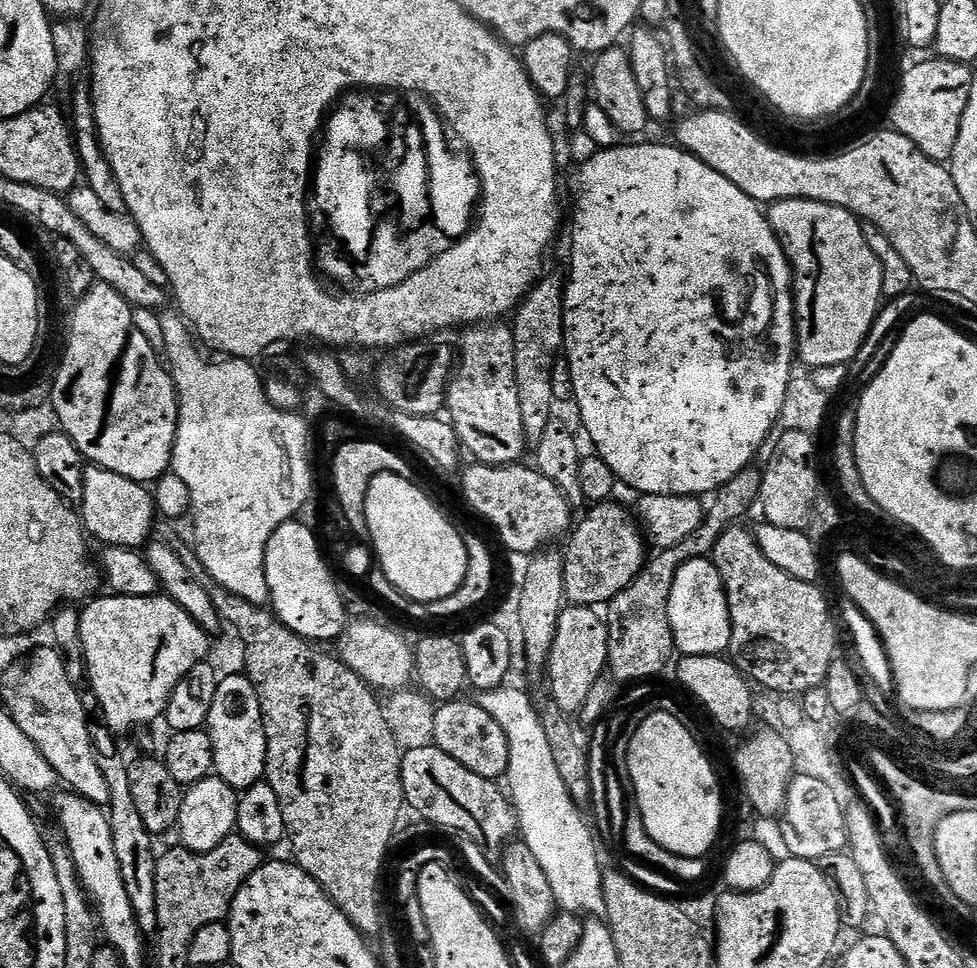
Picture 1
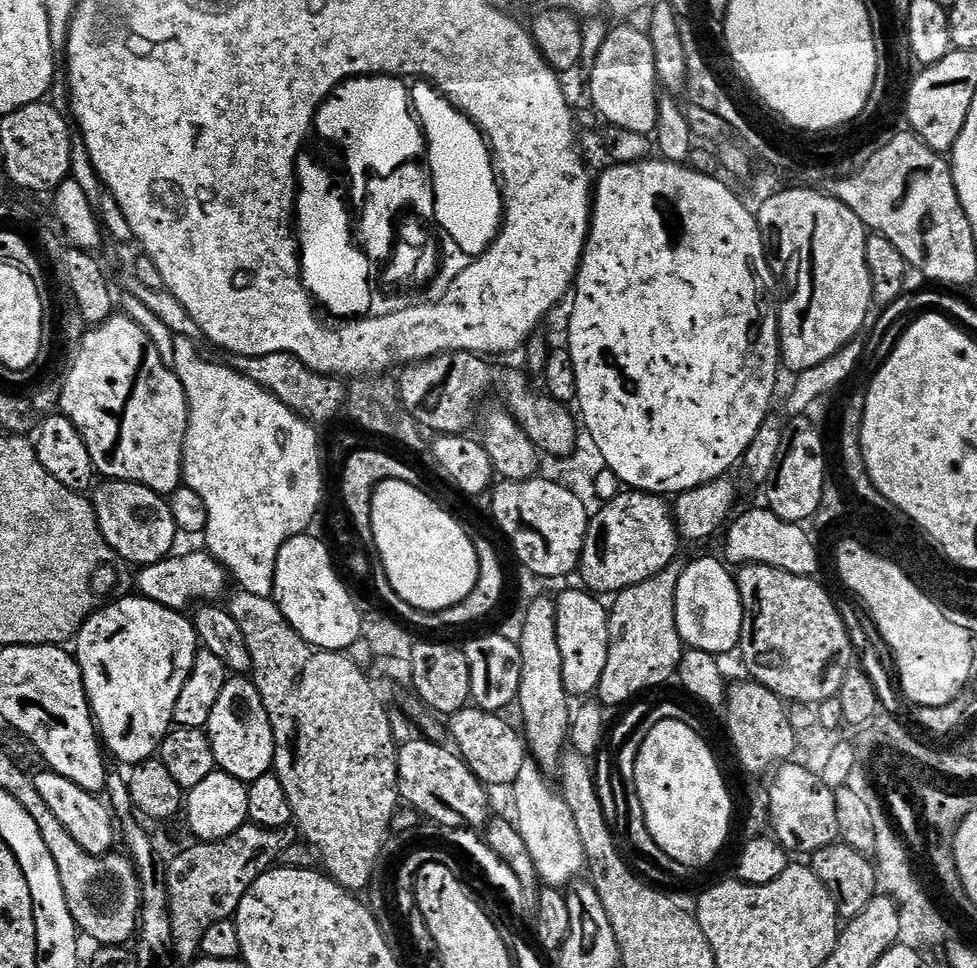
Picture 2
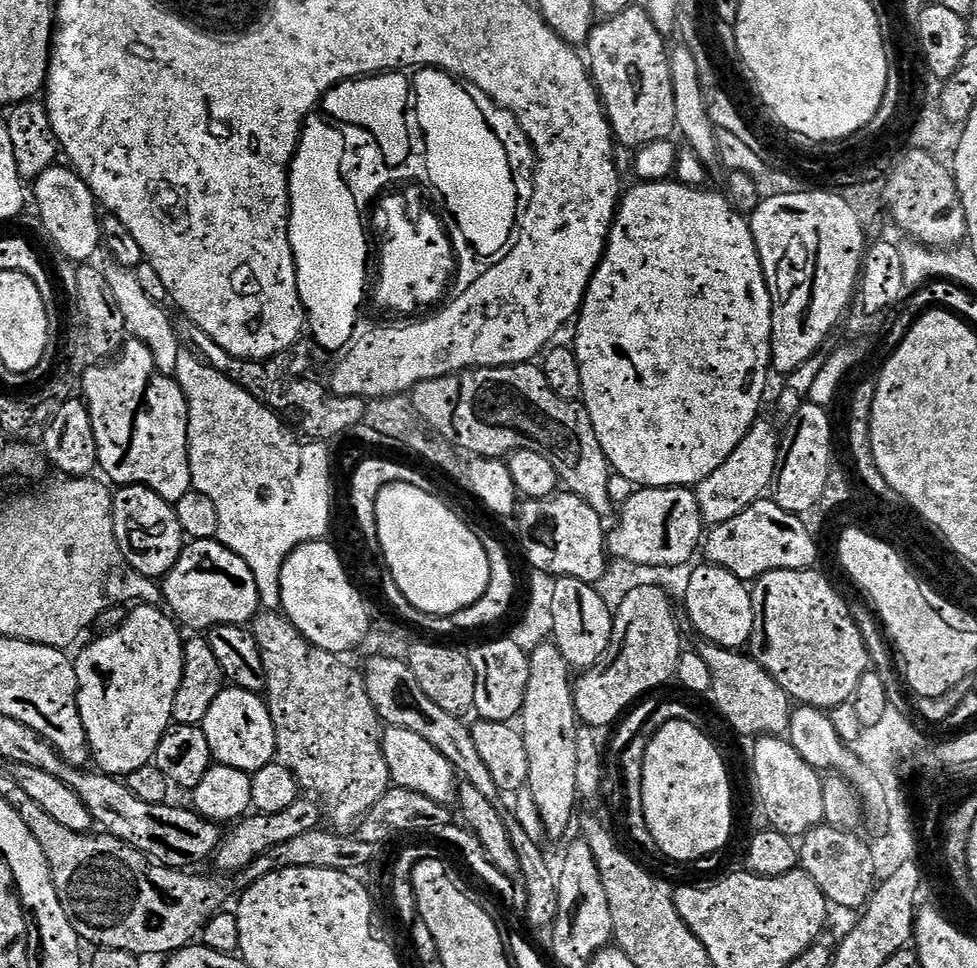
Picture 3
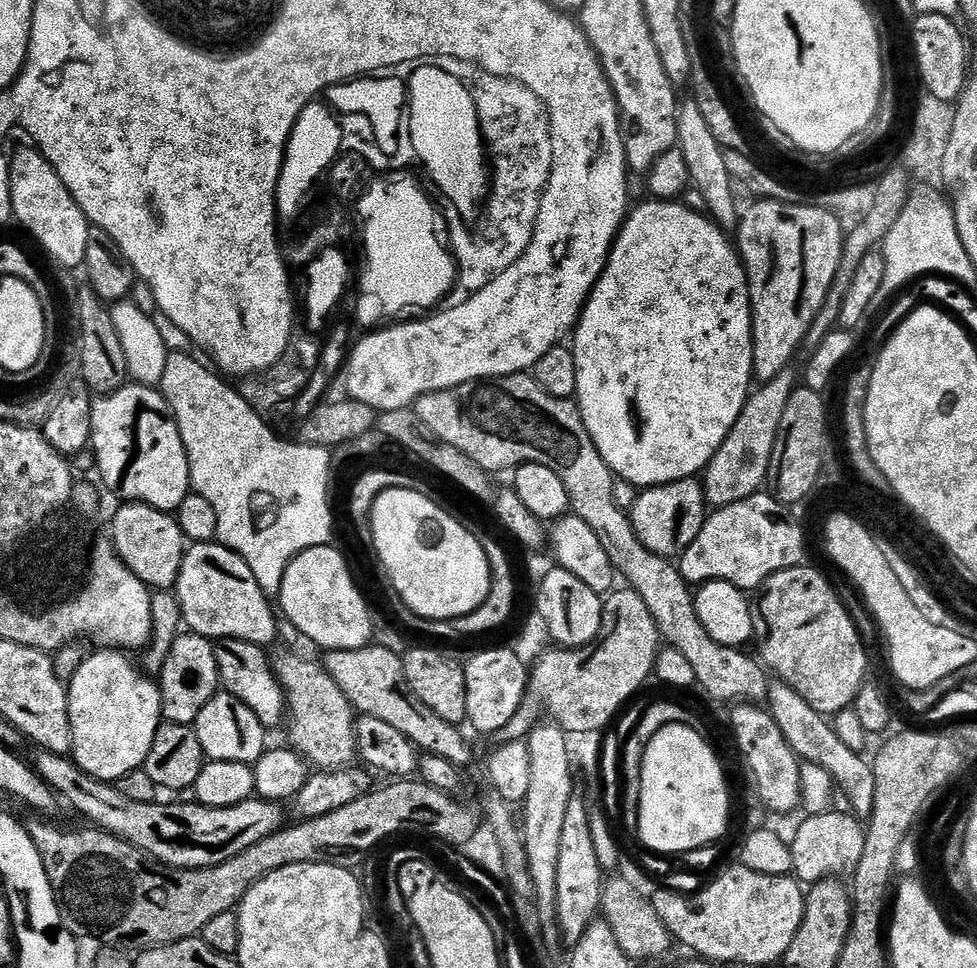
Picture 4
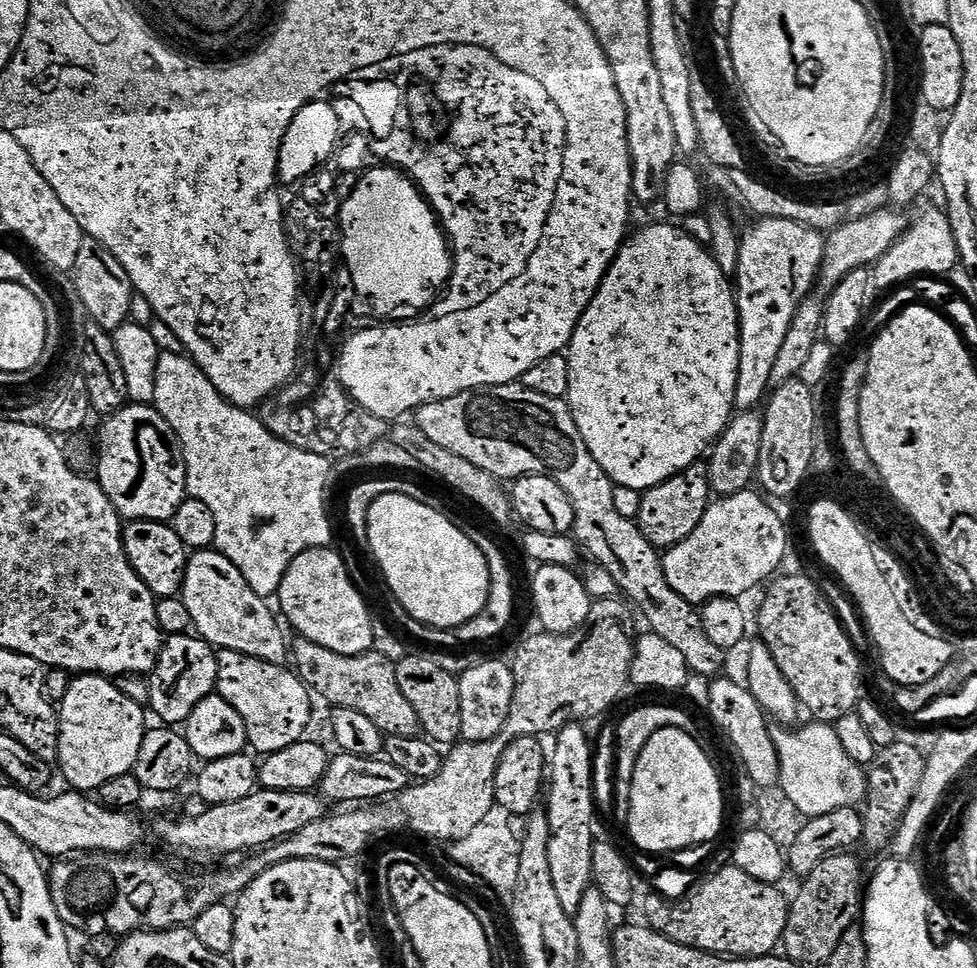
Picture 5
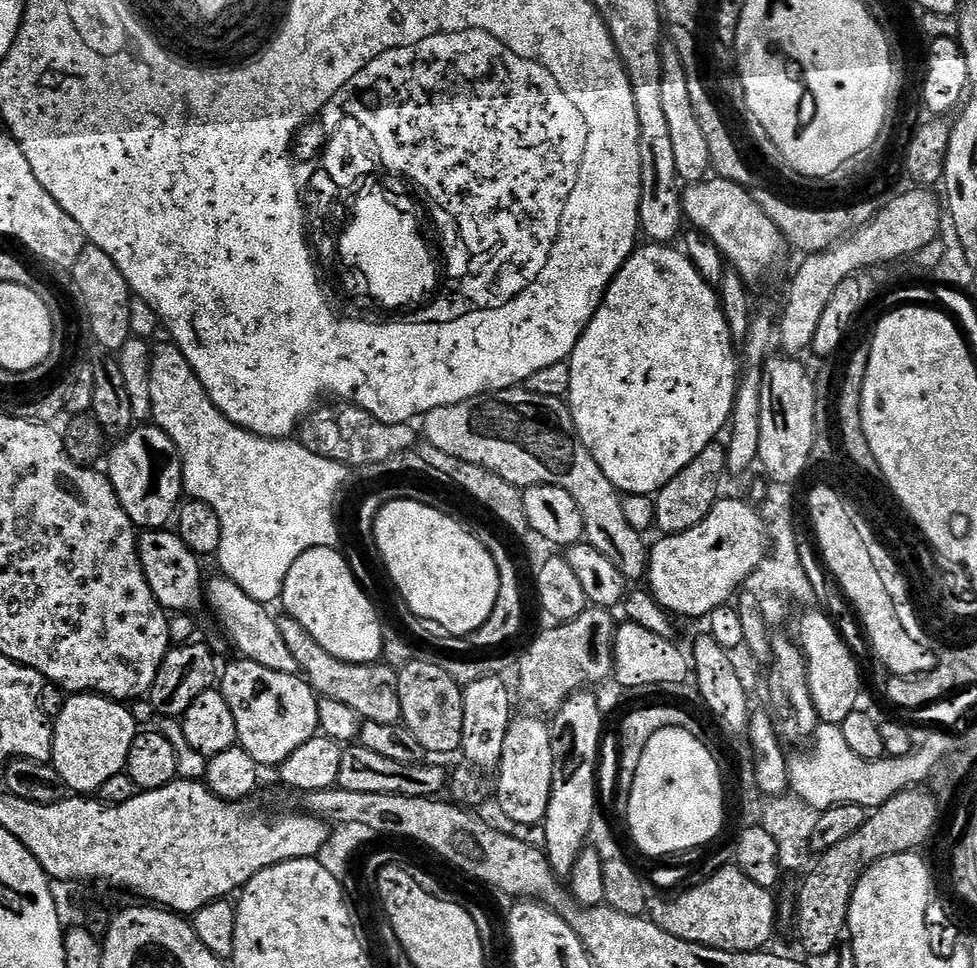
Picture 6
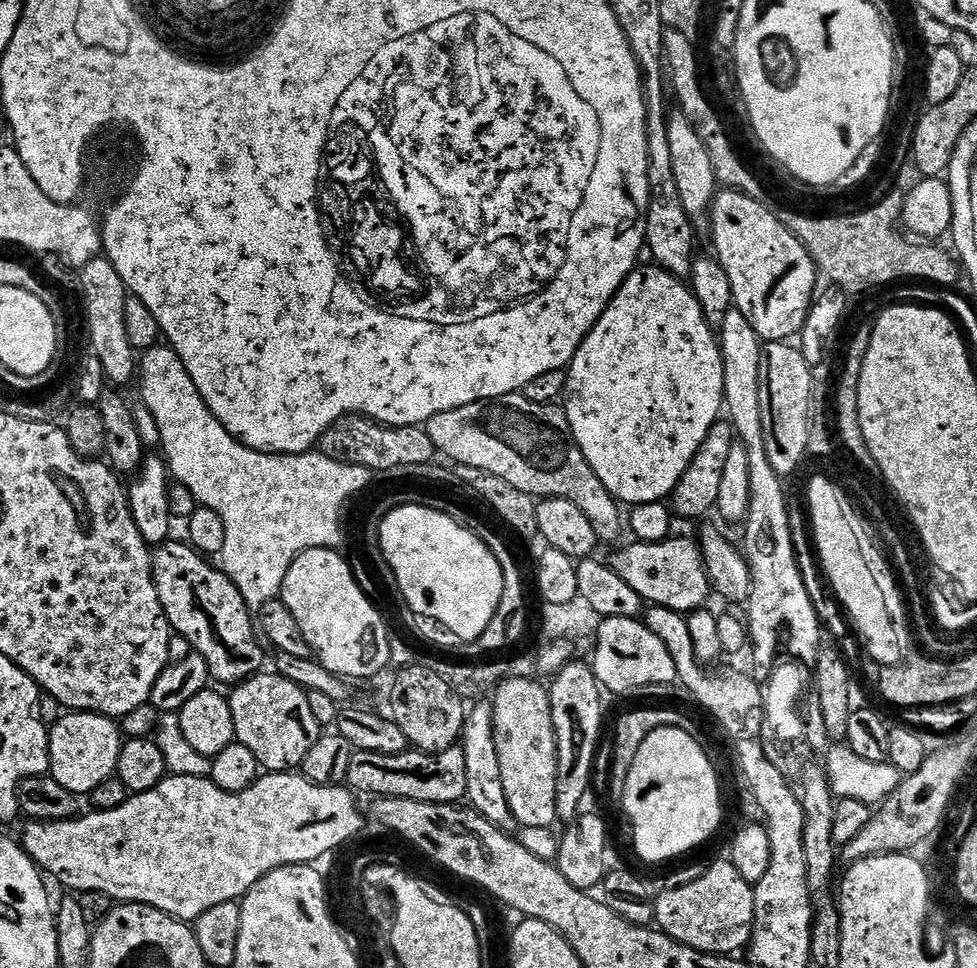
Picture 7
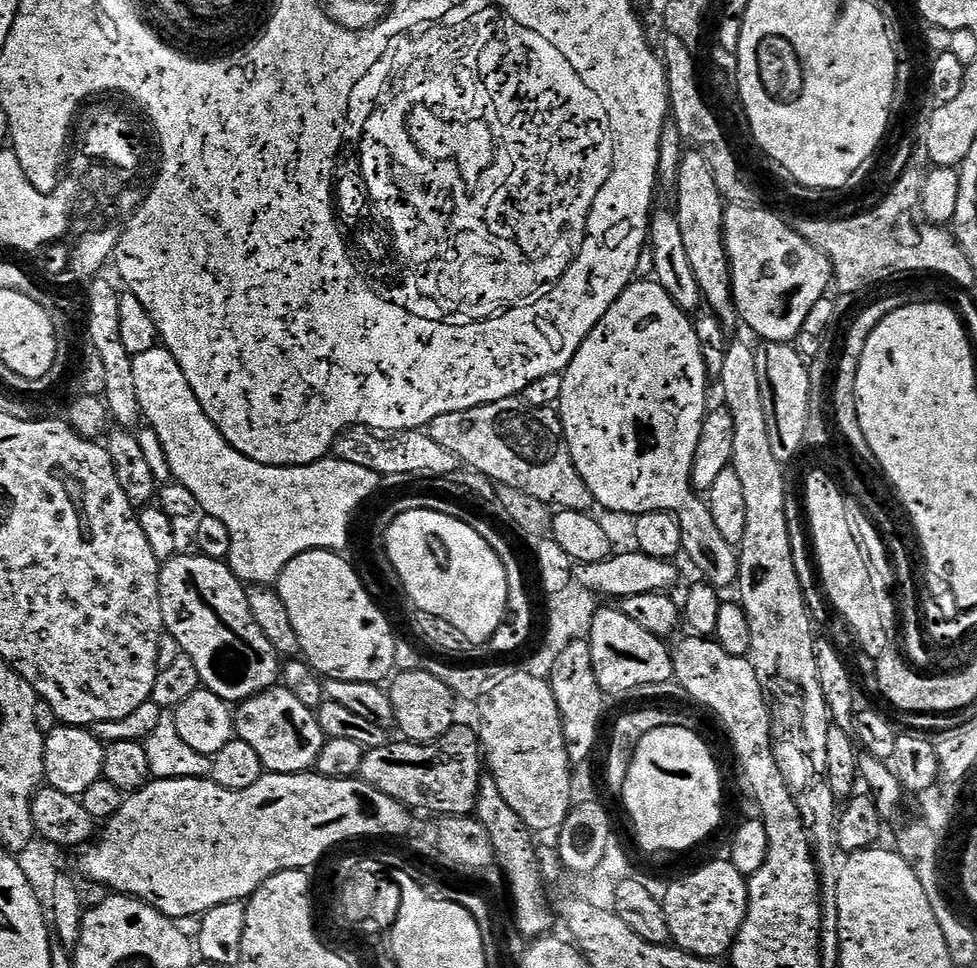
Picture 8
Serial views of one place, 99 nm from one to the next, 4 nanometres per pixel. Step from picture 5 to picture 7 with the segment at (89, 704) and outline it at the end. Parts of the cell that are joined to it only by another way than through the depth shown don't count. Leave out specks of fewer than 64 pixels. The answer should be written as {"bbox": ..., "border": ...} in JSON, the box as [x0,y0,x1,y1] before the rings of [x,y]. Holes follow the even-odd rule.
{"bbox":[48,710,126,798],"border":[[[71,710],[65,711],[63,715],[56,725],[51,725],[48,734],[48,771],[60,785],[66,786],[66,790],[84,798],[94,790],[94,786],[99,786],[116,775],[119,752],[126,740],[124,736],[120,737],[120,728],[116,725],[119,723],[113,717],[103,716],[97,712]]]}

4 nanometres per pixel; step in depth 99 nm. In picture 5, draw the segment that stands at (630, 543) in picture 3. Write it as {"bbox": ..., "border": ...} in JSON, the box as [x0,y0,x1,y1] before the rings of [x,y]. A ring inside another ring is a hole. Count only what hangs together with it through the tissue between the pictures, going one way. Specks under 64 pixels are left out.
{"bbox":[638,463,714,550],"border":[[[703,463],[691,464],[685,472],[670,477],[666,482],[643,493],[644,502],[640,507],[638,523],[640,532],[658,550],[673,548],[678,542],[690,538],[702,522],[714,493],[708,481],[708,469]]]}

